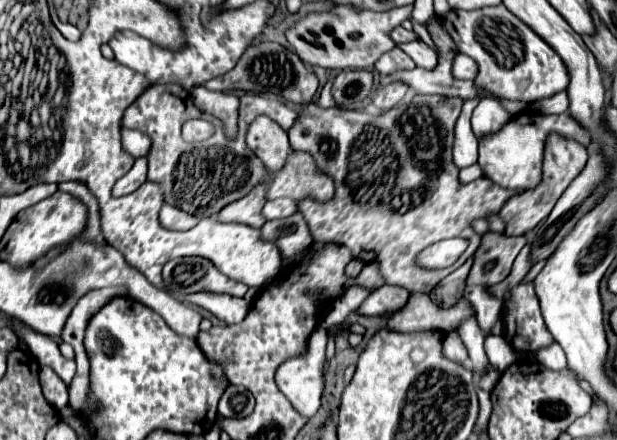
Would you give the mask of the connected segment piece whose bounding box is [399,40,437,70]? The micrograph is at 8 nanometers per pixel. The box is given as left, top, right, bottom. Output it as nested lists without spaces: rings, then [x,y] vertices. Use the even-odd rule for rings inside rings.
[[[421,40],[405,42],[405,44],[401,44],[399,48],[401,48],[405,54],[409,54],[411,60],[417,62],[419,68],[423,68],[423,70],[433,70],[433,68],[435,68],[435,62],[437,62],[435,52],[433,52],[427,44],[423,44]]]

